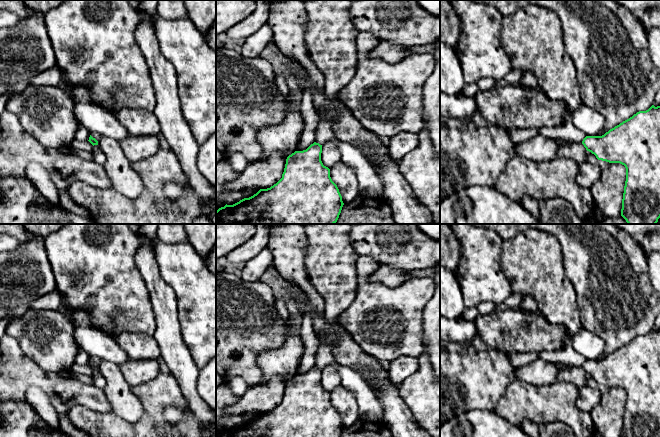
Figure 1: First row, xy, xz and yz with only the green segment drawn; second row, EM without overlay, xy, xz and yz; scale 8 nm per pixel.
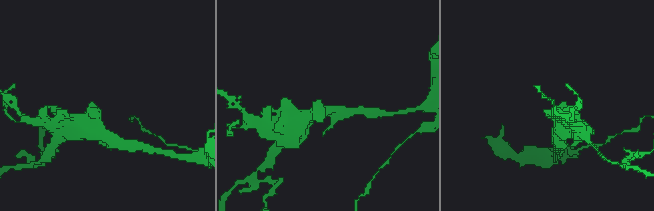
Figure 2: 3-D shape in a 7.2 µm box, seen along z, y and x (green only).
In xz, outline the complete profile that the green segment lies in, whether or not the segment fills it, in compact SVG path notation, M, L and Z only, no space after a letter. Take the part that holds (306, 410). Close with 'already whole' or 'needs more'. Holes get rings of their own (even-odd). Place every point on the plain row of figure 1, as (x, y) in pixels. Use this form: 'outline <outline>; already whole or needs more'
outline M314 366L306 374L295 375L286 383L282 402L267 413L260 413L249 422L244 422L233 429L225 429L216 437L341 437L344 429L337 409L330 401L330 393L321 385L322 369Z; already whole

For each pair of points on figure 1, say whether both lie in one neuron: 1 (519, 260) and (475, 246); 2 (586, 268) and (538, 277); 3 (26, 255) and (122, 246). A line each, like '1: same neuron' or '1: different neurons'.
1: different neurons
2: different neurons
3: different neurons

